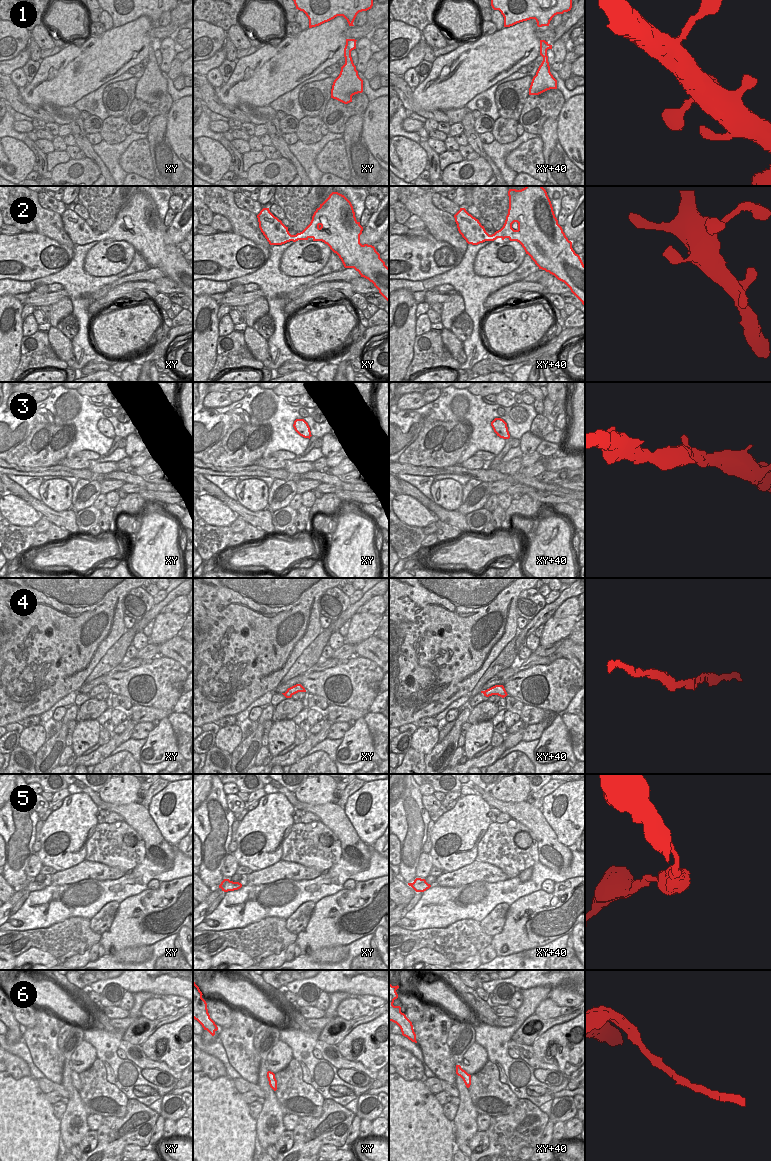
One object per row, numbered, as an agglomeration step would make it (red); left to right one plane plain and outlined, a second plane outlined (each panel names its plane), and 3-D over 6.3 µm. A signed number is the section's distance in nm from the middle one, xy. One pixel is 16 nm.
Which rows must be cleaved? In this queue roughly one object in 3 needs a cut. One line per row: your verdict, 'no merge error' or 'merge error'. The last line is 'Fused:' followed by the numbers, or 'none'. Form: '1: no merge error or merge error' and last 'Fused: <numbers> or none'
1: no merge error
2: no merge error
3: no merge error
4: no merge error
5: no merge error
6: no merge error
Fused: none

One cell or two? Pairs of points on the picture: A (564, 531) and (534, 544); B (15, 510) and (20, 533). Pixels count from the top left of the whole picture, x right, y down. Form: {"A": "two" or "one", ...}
{"A": "one", "B": "two"}

